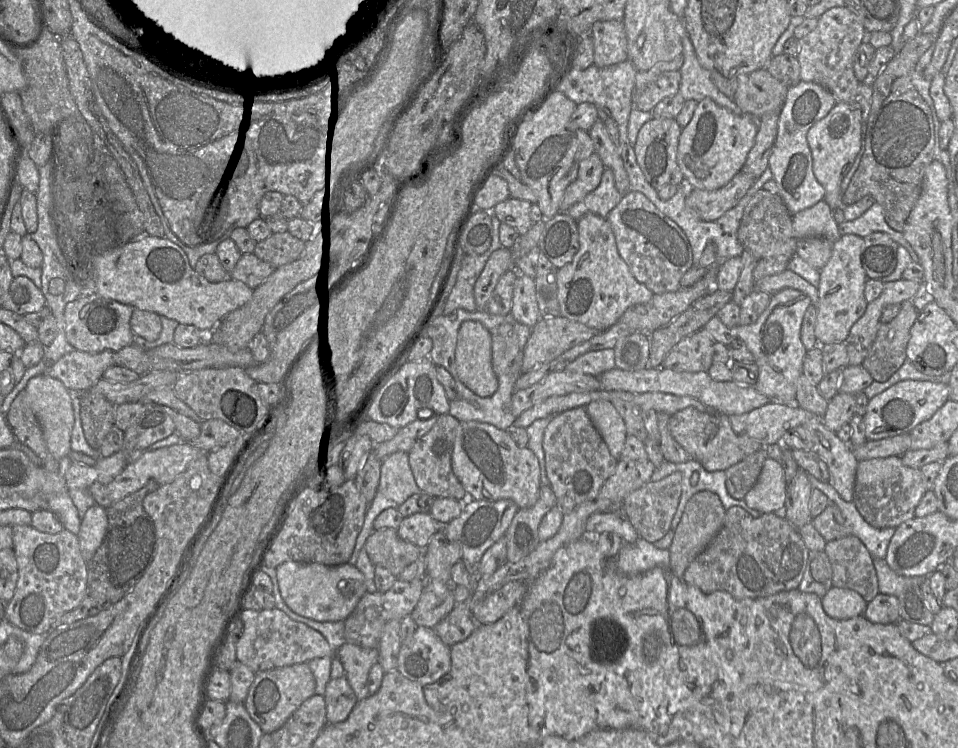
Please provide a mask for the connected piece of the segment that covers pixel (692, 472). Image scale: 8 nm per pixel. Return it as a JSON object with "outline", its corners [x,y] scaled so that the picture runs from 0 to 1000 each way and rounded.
{"outline":[[[723,612],[713,619],[692,618],[681,634],[678,644],[688,643],[704,631],[710,631],[712,634],[712,659],[699,705],[699,709],[704,711],[708,705],[719,667],[725,659],[734,655],[747,659],[758,682],[765,676],[771,676],[786,693],[790,694],[796,690],[795,684],[781,678],[777,668],[769,668],[761,662],[758,654],[757,630],[740,631],[731,618]]]}

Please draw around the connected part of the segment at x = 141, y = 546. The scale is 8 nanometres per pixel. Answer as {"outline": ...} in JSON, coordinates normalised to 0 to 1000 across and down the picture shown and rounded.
{"outline":[[[154,644],[144,656],[132,663],[125,670],[111,679],[113,702],[109,722],[94,750],[90,751],[91,782],[87,802],[75,817],[66,821],[54,833],[53,842],[58,842],[64,837],[75,834],[79,830],[99,824],[104,818],[115,813],[133,795],[146,775],[159,754],[163,741],[163,707],[159,693],[150,682],[148,671],[152,662],[166,652],[165,646]]]}

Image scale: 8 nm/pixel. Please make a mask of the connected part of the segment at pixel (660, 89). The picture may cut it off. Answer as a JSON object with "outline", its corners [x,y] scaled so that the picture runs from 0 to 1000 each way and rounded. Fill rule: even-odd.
{"outline":[[[703,94],[690,99],[684,108],[676,112],[671,122],[662,119],[660,146],[665,144],[672,150],[681,150],[690,134],[709,124],[710,110],[710,95]]]}

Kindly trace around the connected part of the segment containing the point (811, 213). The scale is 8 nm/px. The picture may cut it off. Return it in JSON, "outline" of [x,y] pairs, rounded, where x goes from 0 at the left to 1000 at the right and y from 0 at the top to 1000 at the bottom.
{"outline":[[[861,267],[828,286],[827,305],[833,321],[859,317],[871,324],[878,316],[876,299],[870,290],[870,281]]]}

